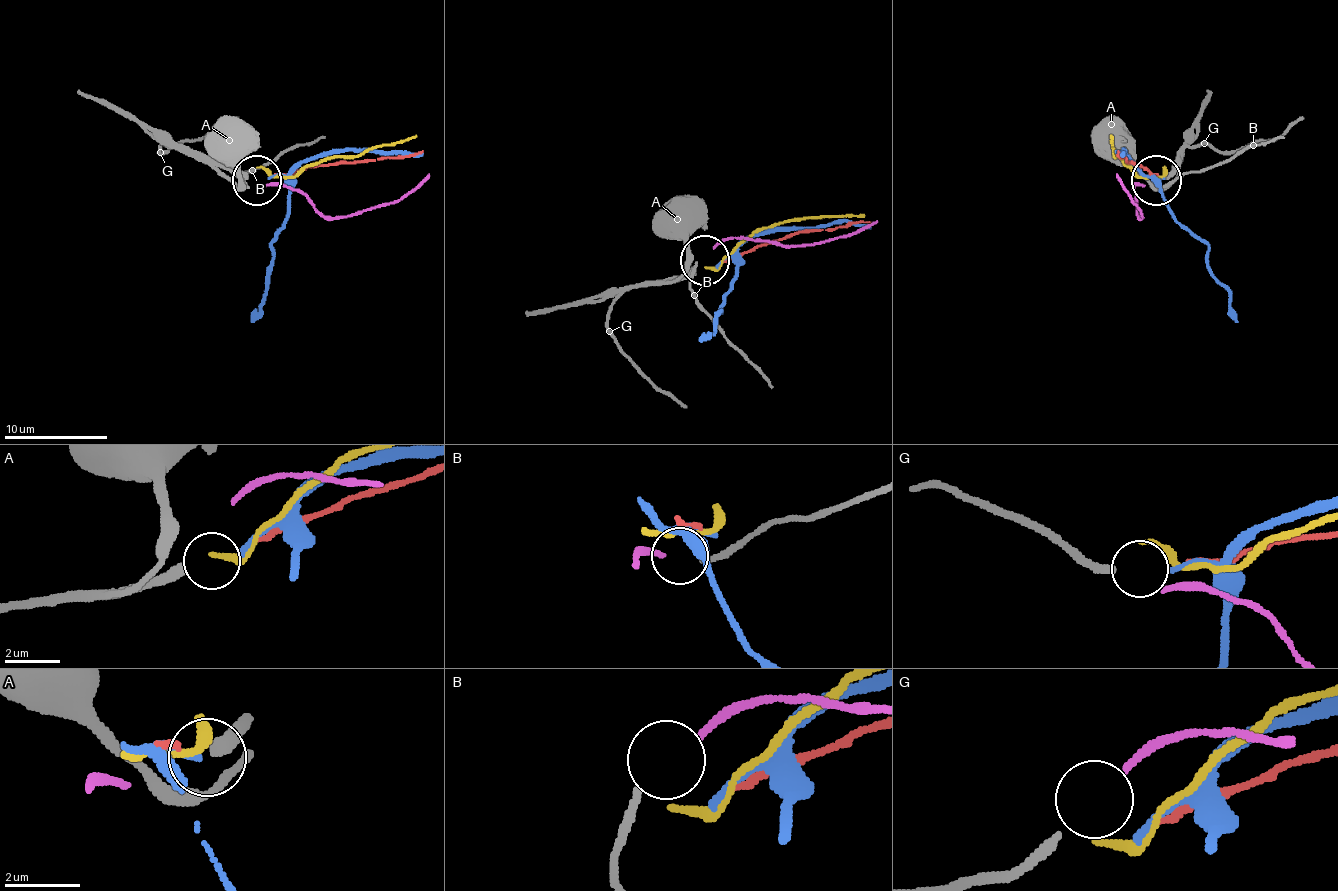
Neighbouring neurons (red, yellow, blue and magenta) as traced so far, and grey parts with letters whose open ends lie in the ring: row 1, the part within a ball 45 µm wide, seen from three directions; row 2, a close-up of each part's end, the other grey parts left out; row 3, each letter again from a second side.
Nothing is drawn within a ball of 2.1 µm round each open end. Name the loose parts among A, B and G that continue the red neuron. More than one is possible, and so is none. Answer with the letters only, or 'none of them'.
none of them

